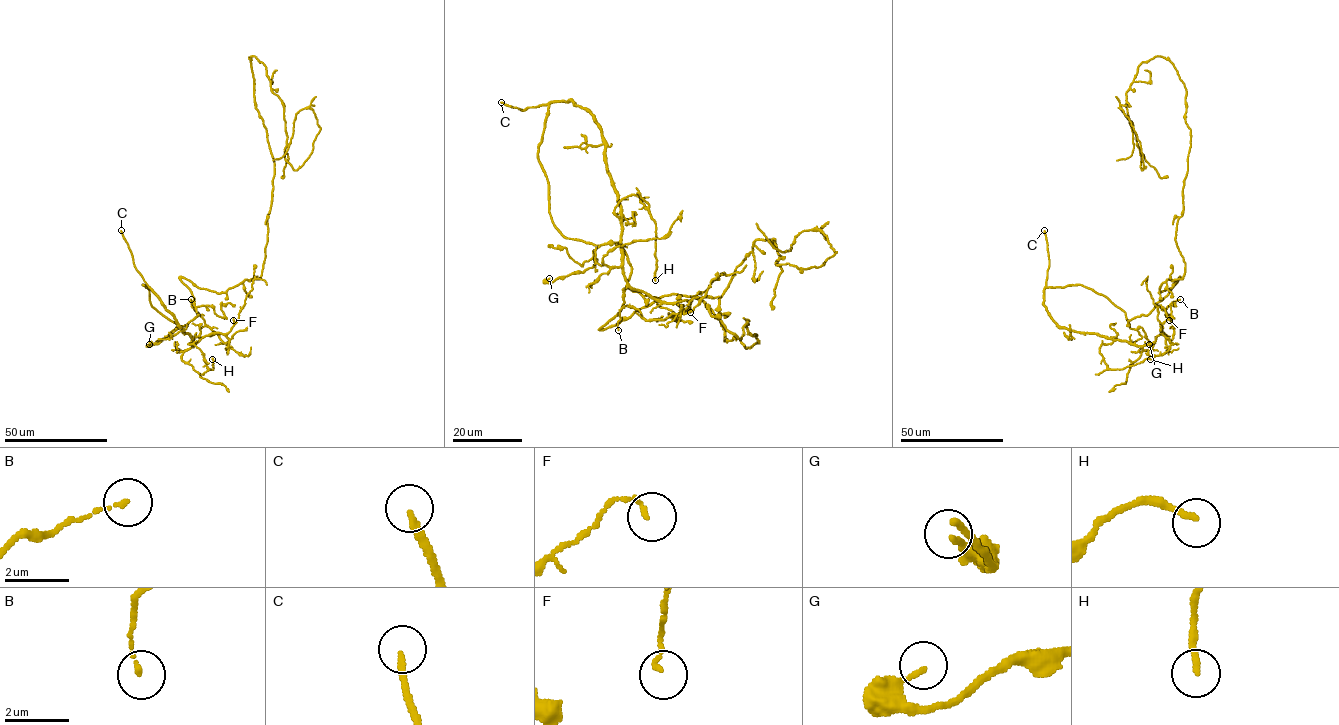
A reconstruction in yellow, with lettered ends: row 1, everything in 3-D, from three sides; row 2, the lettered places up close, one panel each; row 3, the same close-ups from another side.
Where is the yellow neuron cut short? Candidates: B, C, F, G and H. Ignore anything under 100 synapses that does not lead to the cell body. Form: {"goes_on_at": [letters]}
{"goes_on_at": ["C"]}

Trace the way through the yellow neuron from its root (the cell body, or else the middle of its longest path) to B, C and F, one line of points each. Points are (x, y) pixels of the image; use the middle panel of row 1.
B: (720, 319), (599, 329), (630, 264), (551, 219), (550, 102), (682, 311), (618, 330)
C: (720, 319), (669, 294), (599, 329), (624, 302), (627, 254), (556, 228), (538, 158), (548, 106), (501, 102)
F: (720, 319), (669, 294), (599, 329), (630, 264), (551, 219), (550, 102), (600, 126), (626, 282), (690, 312)

